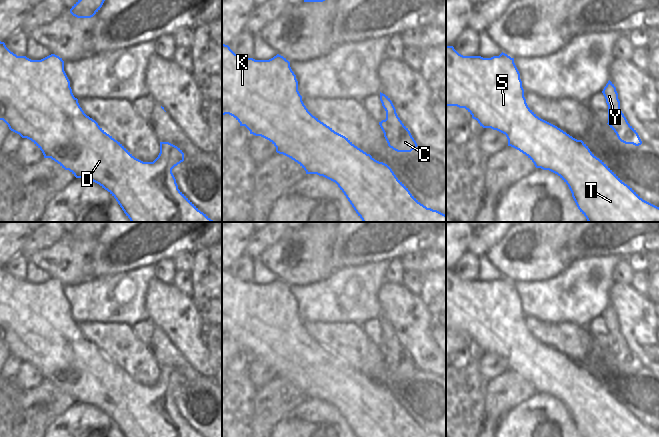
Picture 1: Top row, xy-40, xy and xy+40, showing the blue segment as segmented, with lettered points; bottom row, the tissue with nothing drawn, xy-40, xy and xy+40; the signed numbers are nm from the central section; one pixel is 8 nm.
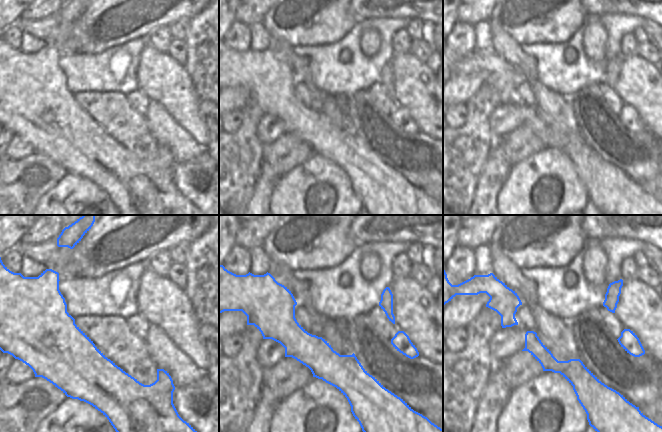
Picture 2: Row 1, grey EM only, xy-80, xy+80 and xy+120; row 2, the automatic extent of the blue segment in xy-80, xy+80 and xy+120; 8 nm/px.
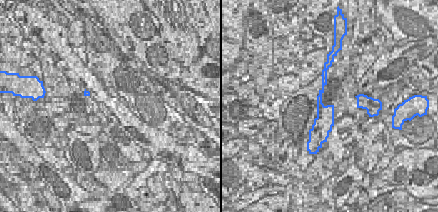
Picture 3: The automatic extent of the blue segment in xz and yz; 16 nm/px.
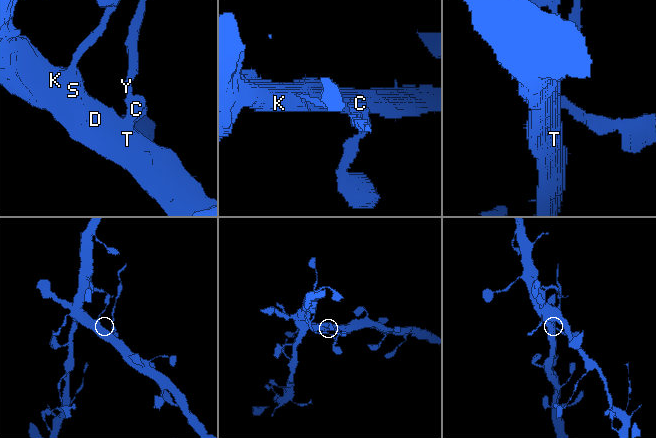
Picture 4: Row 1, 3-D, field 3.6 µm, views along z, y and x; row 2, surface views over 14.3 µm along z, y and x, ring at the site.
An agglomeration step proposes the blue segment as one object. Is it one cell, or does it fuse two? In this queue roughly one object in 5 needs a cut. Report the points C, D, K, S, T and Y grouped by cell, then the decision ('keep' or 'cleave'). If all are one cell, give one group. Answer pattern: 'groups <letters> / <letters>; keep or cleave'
groups C D K S T Y; keep

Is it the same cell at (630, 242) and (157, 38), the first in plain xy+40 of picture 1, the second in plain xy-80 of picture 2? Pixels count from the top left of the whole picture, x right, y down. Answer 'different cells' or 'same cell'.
different cells

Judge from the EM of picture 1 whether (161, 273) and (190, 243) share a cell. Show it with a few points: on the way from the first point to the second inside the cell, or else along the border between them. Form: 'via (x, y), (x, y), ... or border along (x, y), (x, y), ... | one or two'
border along (171, 257), (165, 257), (153, 265) | two

